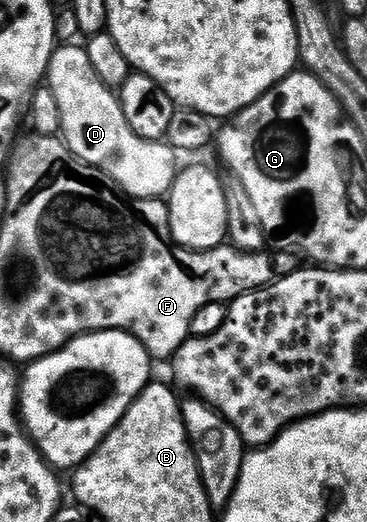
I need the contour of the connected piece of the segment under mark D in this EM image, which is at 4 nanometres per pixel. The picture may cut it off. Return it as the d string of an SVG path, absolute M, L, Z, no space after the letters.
M56 47L45 80L50 92L57 98L57 106L61 114L62 139L69 146L69 150L77 154L77 158L109 174L135 200L158 200L170 193L181 171L180 157L170 144L149 141L133 132L133 127L125 118L125 110L119 102L118 95L99 80L97 70L93 68L93 62L89 62L86 47Z

